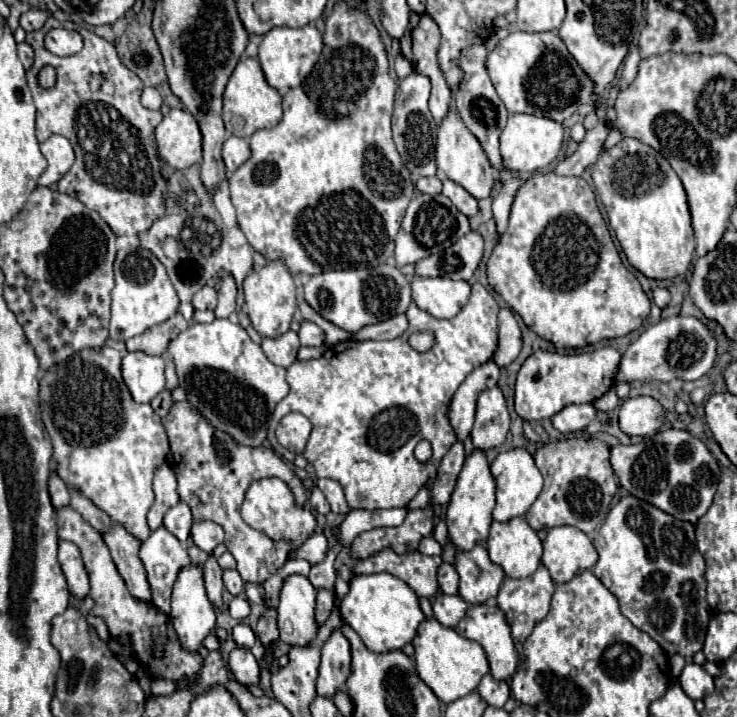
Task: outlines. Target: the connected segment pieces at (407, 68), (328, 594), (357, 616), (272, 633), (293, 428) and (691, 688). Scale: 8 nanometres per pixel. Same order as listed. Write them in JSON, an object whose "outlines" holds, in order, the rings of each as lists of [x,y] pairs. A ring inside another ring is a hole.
{"outlines":[[[[399,54],[399,56],[395,58],[395,72],[397,72],[397,76],[403,80],[405,76],[409,76],[409,72],[413,72],[413,64],[411,64],[403,54]]],[[[323,588],[323,590],[317,592],[317,610],[315,610],[315,614],[317,614],[319,626],[329,618],[329,614],[333,610],[333,602],[335,602],[335,592],[333,590]]],[[[381,572],[369,576],[353,576],[349,582],[349,594],[341,602],[341,616],[349,624],[363,644],[371,652],[391,652],[401,650],[417,634],[419,624],[425,620],[425,614],[419,608],[417,594],[397,576]]],[[[265,608],[265,612],[259,616],[255,634],[263,642],[263,646],[275,646],[277,644],[279,632],[277,632],[277,610],[275,608]]],[[[293,412],[282,418],[279,425],[282,426],[282,433],[293,434],[293,446],[289,446],[289,450],[295,454],[303,452],[311,434],[311,424],[307,422],[307,418]]],[[[687,662],[687,666],[683,668],[679,682],[685,690],[685,694],[693,700],[701,700],[709,694],[713,694],[713,678],[705,672],[703,666],[695,664],[695,662]]]]}

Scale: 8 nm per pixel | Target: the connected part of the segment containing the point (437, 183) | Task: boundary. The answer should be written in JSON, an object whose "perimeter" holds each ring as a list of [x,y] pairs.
{"perimeter":[[[437,176],[419,178],[415,186],[417,186],[419,192],[425,192],[425,194],[439,194],[441,192],[441,180]]]}

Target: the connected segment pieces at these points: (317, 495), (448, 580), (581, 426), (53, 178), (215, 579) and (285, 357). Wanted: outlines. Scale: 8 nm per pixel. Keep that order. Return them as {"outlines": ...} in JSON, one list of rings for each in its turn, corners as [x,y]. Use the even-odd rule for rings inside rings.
{"outlines":[[[[313,488],[313,490],[311,490],[309,502],[311,502],[311,506],[313,506],[315,510],[329,510],[329,502],[325,500],[325,496],[323,496],[323,492],[321,492],[319,488]]],[[[441,564],[437,576],[439,576],[439,588],[445,594],[457,594],[459,576],[457,576],[457,572],[455,572],[455,568],[451,564]]],[[[569,404],[569,408],[563,408],[557,416],[553,416],[553,426],[563,432],[579,432],[585,430],[595,420],[595,406],[593,404]]],[[[53,134],[49,140],[41,144],[41,154],[49,162],[47,170],[39,176],[37,184],[39,186],[53,186],[59,182],[59,178],[69,172],[75,156],[73,156],[73,146],[65,136]]],[[[209,554],[205,566],[203,566],[203,574],[205,574],[205,588],[207,588],[207,596],[209,600],[219,606],[221,604],[221,592],[223,592],[223,580],[221,580],[221,566],[217,564],[217,558],[213,554]]],[[[293,330],[277,336],[277,338],[263,338],[261,340],[261,348],[265,352],[265,356],[283,368],[289,368],[295,358],[297,358],[297,350],[299,350],[299,338]]]]}

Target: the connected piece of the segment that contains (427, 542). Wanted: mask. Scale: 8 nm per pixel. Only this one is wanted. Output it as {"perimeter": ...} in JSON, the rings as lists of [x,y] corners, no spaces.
{"perimeter":[[[427,536],[419,542],[419,552],[421,554],[429,554],[429,556],[439,556],[441,554],[441,546],[433,536]]]}

